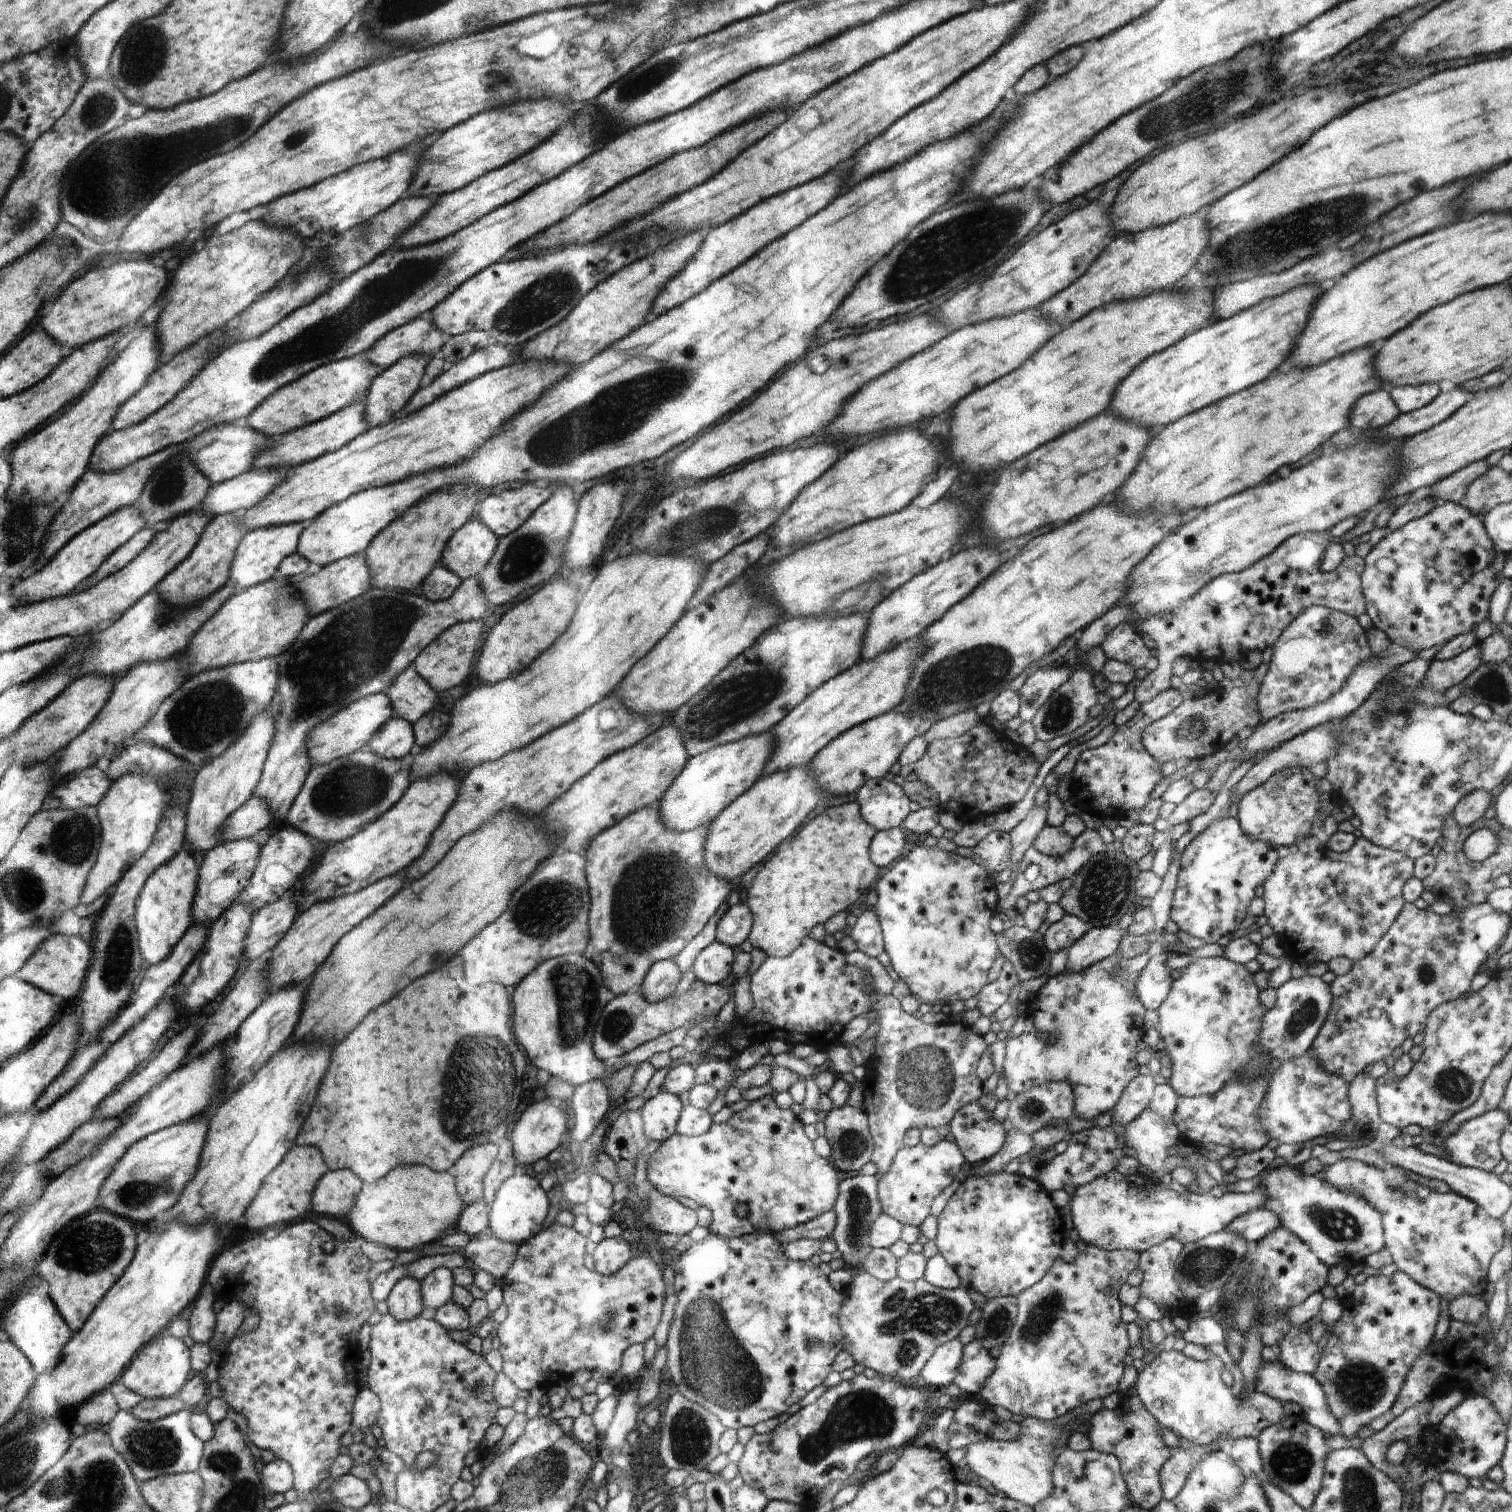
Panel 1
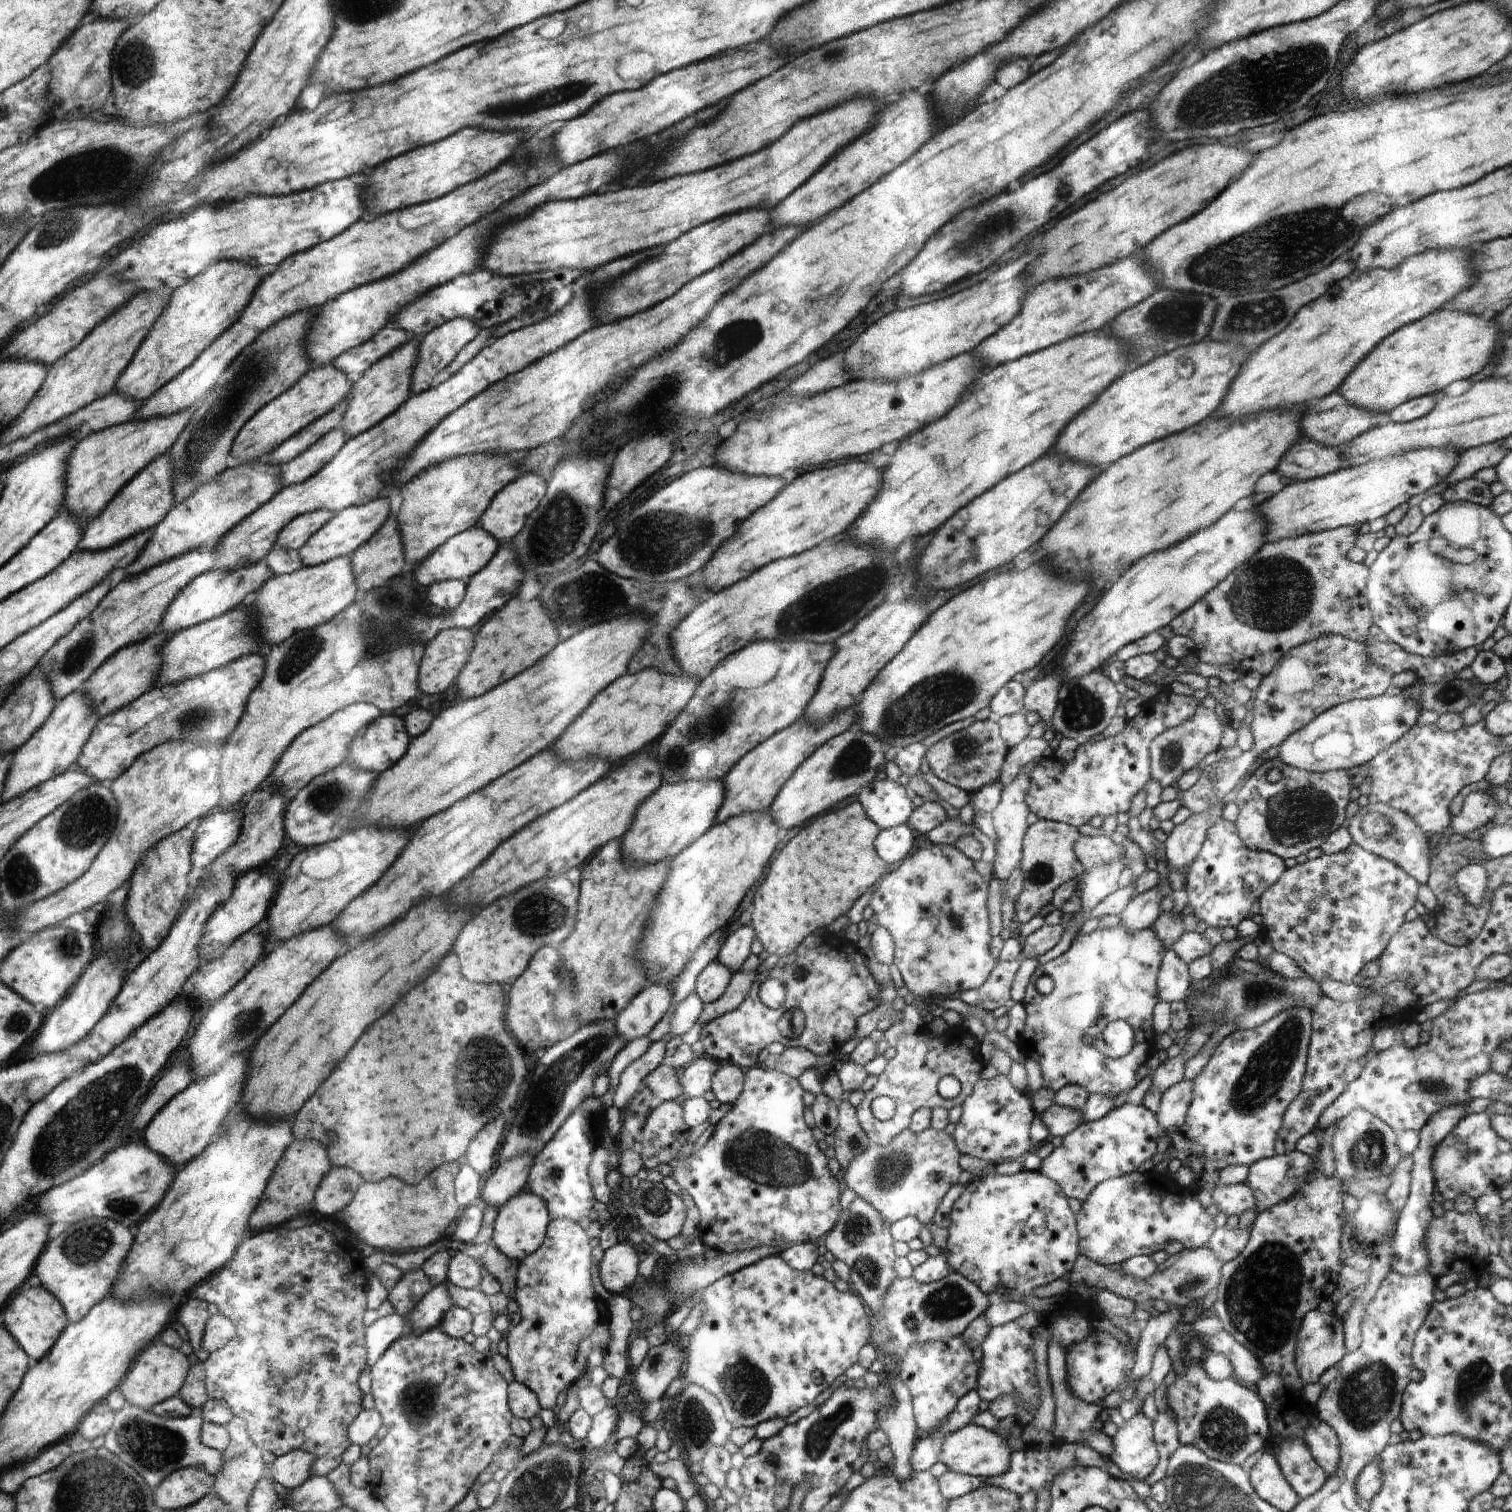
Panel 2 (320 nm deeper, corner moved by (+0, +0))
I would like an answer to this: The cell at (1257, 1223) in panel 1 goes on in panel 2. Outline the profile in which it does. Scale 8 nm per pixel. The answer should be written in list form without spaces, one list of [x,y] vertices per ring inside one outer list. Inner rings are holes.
[[[1224,1224],[1224,1226],[1215,1228],[1207,1245],[1214,1250],[1214,1254],[1220,1262],[1226,1263],[1236,1258],[1244,1250],[1249,1236],[1250,1228],[1240,1229],[1240,1226],[1228,1228]]]

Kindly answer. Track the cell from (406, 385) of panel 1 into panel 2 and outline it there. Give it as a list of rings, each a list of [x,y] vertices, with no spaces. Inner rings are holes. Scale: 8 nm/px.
[[[458,318],[447,321],[439,328],[434,328],[429,334],[421,336],[418,344],[418,364],[414,364],[414,372],[418,368],[418,380],[412,384],[412,392],[418,394],[431,388],[432,378],[452,362],[454,356],[469,344],[480,333],[480,326],[470,318]]]

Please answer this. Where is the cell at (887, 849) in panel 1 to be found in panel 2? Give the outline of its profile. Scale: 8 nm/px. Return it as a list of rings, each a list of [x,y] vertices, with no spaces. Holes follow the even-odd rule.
[[[908,824],[883,829],[874,838],[874,849],[886,864],[892,867],[896,862],[904,861],[914,848],[914,834]]]

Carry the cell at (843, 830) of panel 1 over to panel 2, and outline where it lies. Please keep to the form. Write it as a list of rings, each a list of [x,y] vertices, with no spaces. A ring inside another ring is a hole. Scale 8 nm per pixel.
[[[852,802],[836,812],[828,812],[812,820],[806,828],[802,828],[778,854],[778,858],[770,864],[766,879],[758,886],[752,900],[752,926],[757,930],[757,938],[769,955],[788,956],[796,951],[815,931],[824,932],[824,926],[834,922],[838,916],[844,916],[852,904],[880,878],[886,874],[886,862],[878,856],[874,849],[874,838],[878,836],[878,825],[870,820],[859,802]]]

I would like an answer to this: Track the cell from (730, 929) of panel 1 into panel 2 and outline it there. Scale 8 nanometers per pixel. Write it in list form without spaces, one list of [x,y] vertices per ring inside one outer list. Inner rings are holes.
[[[741,926],[723,938],[716,960],[722,962],[733,974],[736,973],[750,956],[750,946],[754,938],[757,936],[754,936],[754,930],[750,926]]]

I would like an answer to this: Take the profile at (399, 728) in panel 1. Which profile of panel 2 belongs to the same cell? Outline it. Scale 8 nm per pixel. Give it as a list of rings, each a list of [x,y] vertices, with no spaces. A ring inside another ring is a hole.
[[[386,714],[358,732],[347,762],[380,774],[403,759],[411,743],[404,718]]]

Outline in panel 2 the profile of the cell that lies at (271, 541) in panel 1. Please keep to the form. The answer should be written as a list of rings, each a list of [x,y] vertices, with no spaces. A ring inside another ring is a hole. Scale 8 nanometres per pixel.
[[[317,510],[297,516],[279,533],[274,547],[299,551],[332,519],[332,516],[333,513],[329,510]]]

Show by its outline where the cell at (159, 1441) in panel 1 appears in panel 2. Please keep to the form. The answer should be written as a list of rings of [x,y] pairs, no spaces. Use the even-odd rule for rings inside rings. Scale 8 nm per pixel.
[[[128,1404],[128,1408],[116,1413],[115,1425],[101,1443],[133,1466],[153,1488],[184,1467],[205,1469],[207,1473],[216,1475],[223,1467],[224,1457],[219,1450],[202,1444],[204,1417],[201,1414],[202,1409],[194,1407],[185,1417],[161,1417],[154,1411]]]

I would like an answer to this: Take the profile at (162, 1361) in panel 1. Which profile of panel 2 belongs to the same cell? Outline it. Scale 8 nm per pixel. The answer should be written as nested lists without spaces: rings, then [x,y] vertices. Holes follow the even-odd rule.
[[[160,1340],[154,1341],[139,1356],[134,1370],[126,1377],[126,1384],[122,1386],[122,1390],[130,1405],[138,1405],[152,1411],[158,1403],[172,1399],[174,1394],[184,1386],[190,1367],[188,1358],[179,1349],[170,1348]]]

